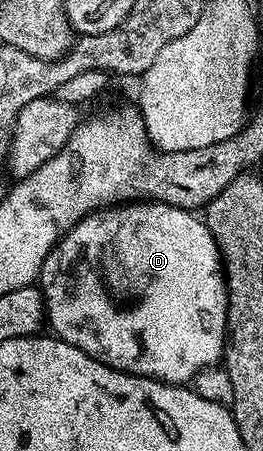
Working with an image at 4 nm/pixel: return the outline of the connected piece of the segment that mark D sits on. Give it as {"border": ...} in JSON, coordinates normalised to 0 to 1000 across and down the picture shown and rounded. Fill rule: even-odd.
{"border":[[[513,443],[475,452],[407,457],[399,466],[361,466],[308,483],[221,539],[183,559],[152,610],[160,663],[175,676],[175,712],[202,747],[232,758],[304,772],[350,798],[418,812],[430,820],[468,820],[479,829],[529,829],[540,838],[597,838],[605,847],[665,851],[719,849],[783,812],[817,809],[848,792],[859,772],[859,610],[844,596],[844,570],[829,565],[829,543],[779,490],[749,472],[688,466],[620,448]]]}

